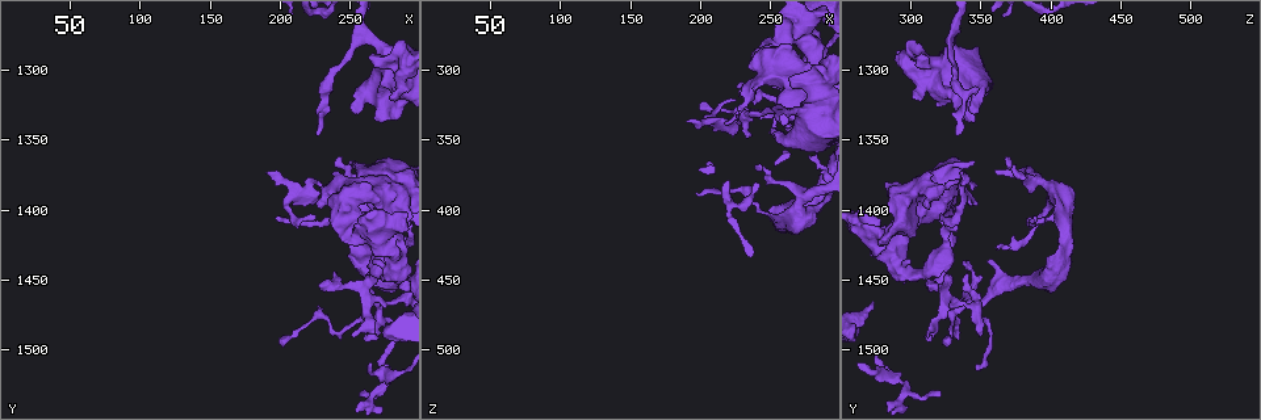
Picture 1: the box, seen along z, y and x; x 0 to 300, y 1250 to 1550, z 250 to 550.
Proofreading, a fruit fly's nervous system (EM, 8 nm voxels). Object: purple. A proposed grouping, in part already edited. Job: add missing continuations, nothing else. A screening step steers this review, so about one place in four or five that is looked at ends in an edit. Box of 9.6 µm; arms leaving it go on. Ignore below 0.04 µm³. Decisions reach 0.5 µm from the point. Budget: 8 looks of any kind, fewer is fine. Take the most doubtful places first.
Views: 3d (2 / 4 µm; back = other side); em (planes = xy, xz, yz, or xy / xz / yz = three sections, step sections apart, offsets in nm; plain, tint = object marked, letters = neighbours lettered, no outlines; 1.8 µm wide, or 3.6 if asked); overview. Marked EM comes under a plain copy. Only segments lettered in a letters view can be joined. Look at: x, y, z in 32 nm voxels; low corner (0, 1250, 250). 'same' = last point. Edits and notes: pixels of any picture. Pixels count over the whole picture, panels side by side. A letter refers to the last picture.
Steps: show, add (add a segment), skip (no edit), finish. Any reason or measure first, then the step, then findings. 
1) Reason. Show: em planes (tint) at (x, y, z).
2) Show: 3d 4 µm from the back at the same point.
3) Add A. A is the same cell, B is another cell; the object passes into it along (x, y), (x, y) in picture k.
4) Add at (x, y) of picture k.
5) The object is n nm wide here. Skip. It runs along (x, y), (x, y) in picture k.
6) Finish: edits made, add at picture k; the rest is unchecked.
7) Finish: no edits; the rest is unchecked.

Branch stops here. Show: 3d 2 µm at (254, 1490, 310).

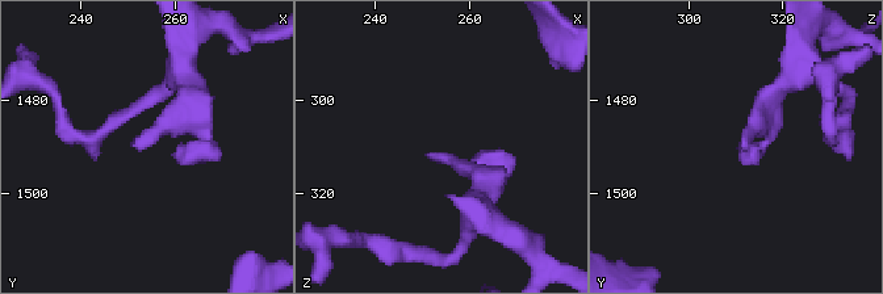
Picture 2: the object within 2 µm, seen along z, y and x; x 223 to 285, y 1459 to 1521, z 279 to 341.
Show: em planes (letters) at (252, 1491, 312).

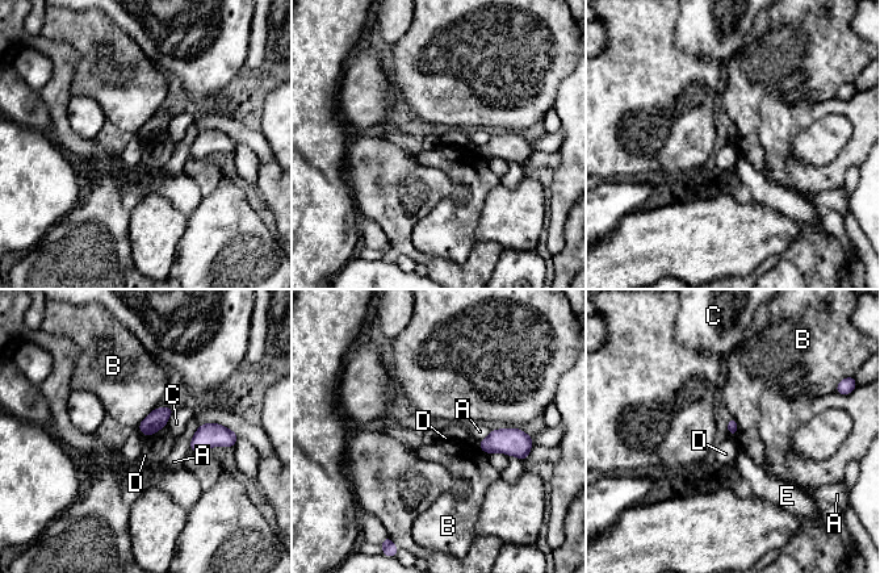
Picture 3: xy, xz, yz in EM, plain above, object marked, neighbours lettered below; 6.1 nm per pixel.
Skip. A, B, C, D and E are other cells; a border runs along (138, 429), (146, 435) in picture 3; no lettered segment goes on from it.

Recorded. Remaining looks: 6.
Thin neck. Show: em planes (letters) at (280, 1426, 286).

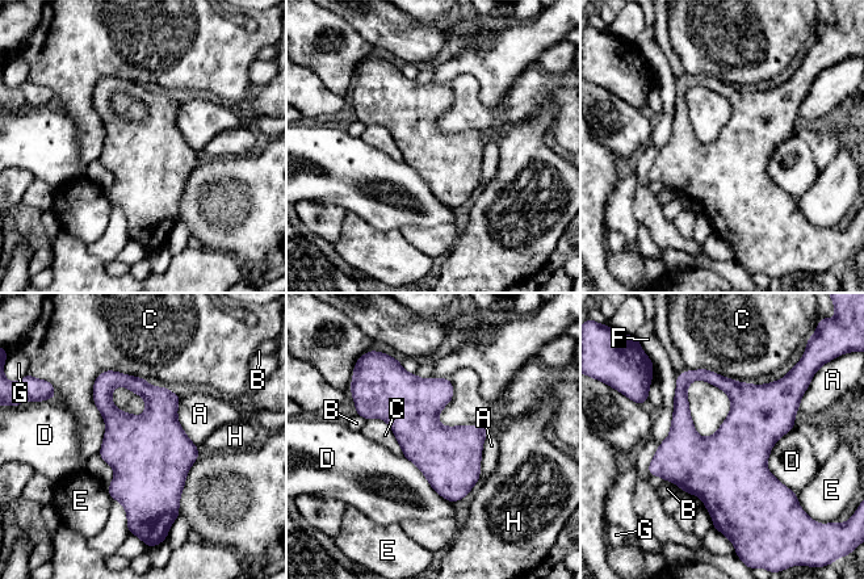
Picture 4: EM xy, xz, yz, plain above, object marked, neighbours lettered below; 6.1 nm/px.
Skip. A, B, C, D, E, F, G and H are other cells; a border runs along (145, 377), (96, 378), (97, 452) in picture 4; none of them fits.

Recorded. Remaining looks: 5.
Sharp bend. Show: 3d 4 µm from the back at (272, 1388, 406).

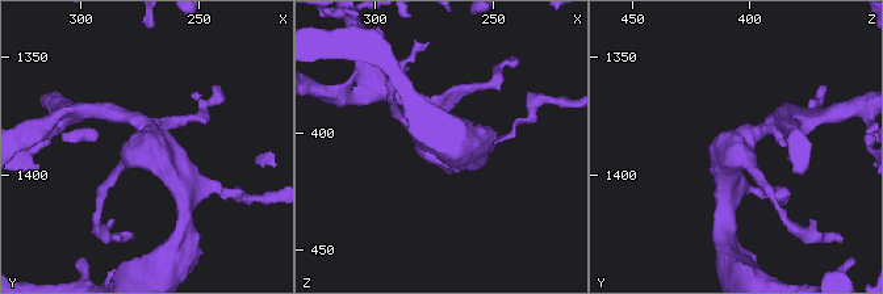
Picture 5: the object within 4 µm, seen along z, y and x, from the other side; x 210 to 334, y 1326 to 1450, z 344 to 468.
Show: em planes (letters) at (270, 1390, 406).

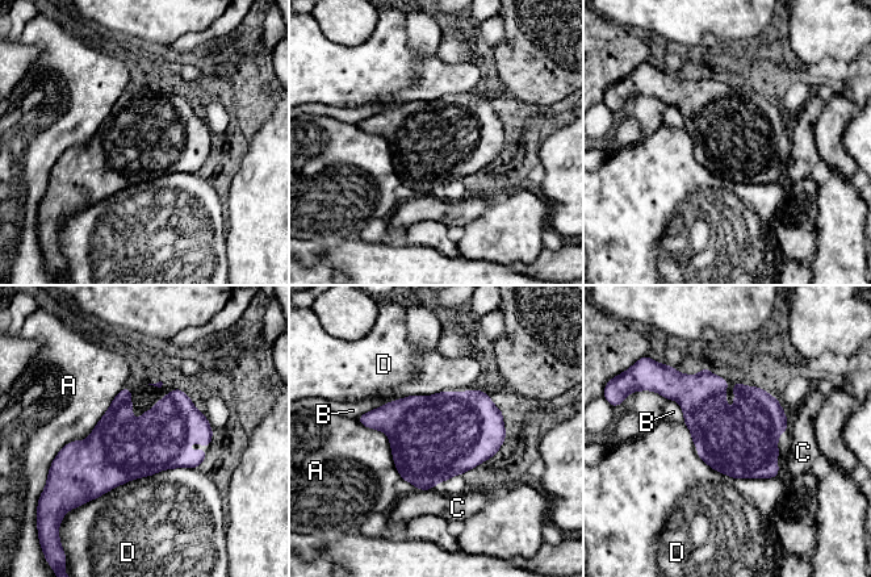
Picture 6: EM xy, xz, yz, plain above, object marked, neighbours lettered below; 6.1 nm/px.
Add C. C is the same cell, A, B and D are other cells; it goes on there.

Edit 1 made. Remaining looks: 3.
Finish: edits made, add at picture 6; the rest is unchecked.

